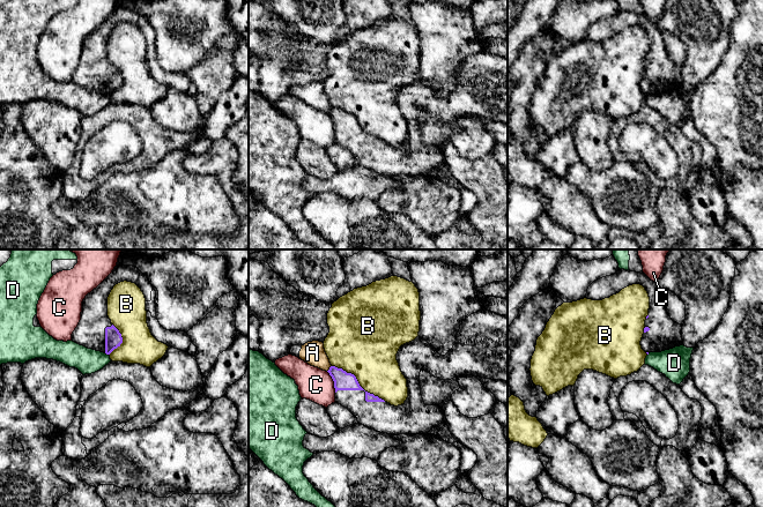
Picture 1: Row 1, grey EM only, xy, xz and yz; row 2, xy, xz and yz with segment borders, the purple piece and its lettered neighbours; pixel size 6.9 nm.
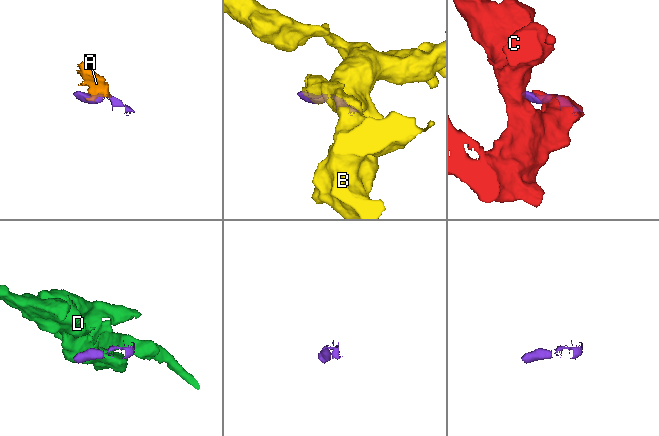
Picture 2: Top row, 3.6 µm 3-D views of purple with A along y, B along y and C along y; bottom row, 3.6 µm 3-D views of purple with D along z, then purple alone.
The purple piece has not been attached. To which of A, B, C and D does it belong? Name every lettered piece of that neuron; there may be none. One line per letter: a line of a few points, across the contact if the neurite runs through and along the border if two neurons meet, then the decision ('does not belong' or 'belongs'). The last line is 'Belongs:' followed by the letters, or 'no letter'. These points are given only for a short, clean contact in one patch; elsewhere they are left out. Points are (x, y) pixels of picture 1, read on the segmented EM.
A: line xz (331, 365), (326, 371); does not belong
B: does not belong
C: line xz (327, 371), (335, 392); does not belong
D: does not belong
Belongs: no letter

